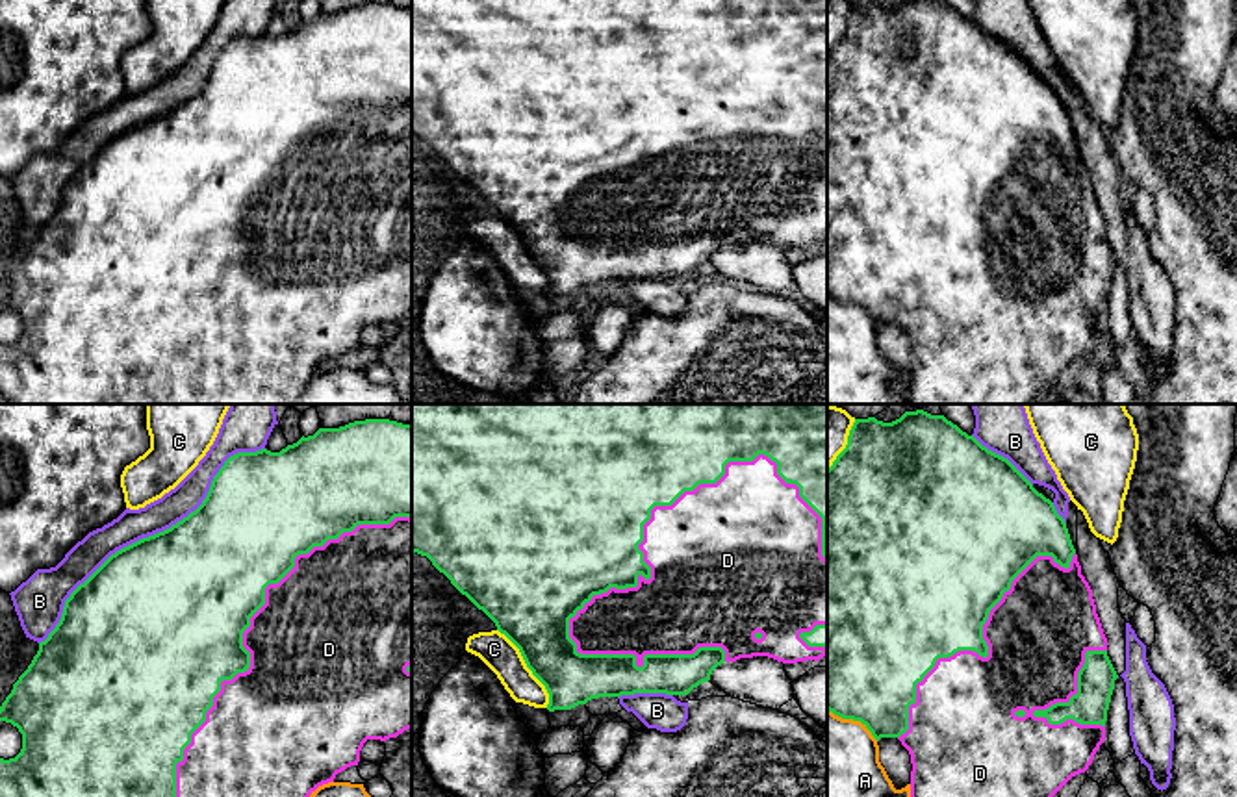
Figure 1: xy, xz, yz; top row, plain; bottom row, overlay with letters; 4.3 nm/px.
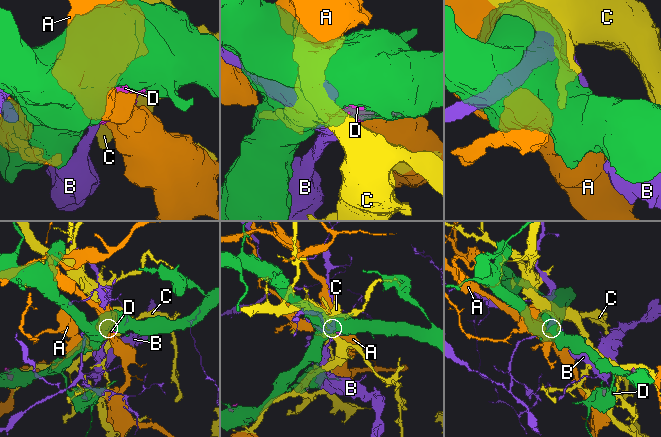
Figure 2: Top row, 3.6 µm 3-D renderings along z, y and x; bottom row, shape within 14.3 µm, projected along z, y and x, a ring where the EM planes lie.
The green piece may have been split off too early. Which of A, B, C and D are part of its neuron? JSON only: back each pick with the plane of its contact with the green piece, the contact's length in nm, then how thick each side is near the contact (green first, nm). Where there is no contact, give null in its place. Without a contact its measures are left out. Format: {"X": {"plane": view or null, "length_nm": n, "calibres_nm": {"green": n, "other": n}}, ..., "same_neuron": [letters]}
{"D": {"plane": "xz", "length_nm": 1200, "calibres_nm": {"green": 500, "other": 420}}, "same_neuron": ["D"]}

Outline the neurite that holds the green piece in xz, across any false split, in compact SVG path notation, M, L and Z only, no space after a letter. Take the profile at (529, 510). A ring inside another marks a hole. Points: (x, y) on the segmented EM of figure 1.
M412 404L412 552L427 556L521 652L549 693L547 710L571 710L599 697L688 695L723 662L768 656L783 664L827 654L827 404Z

